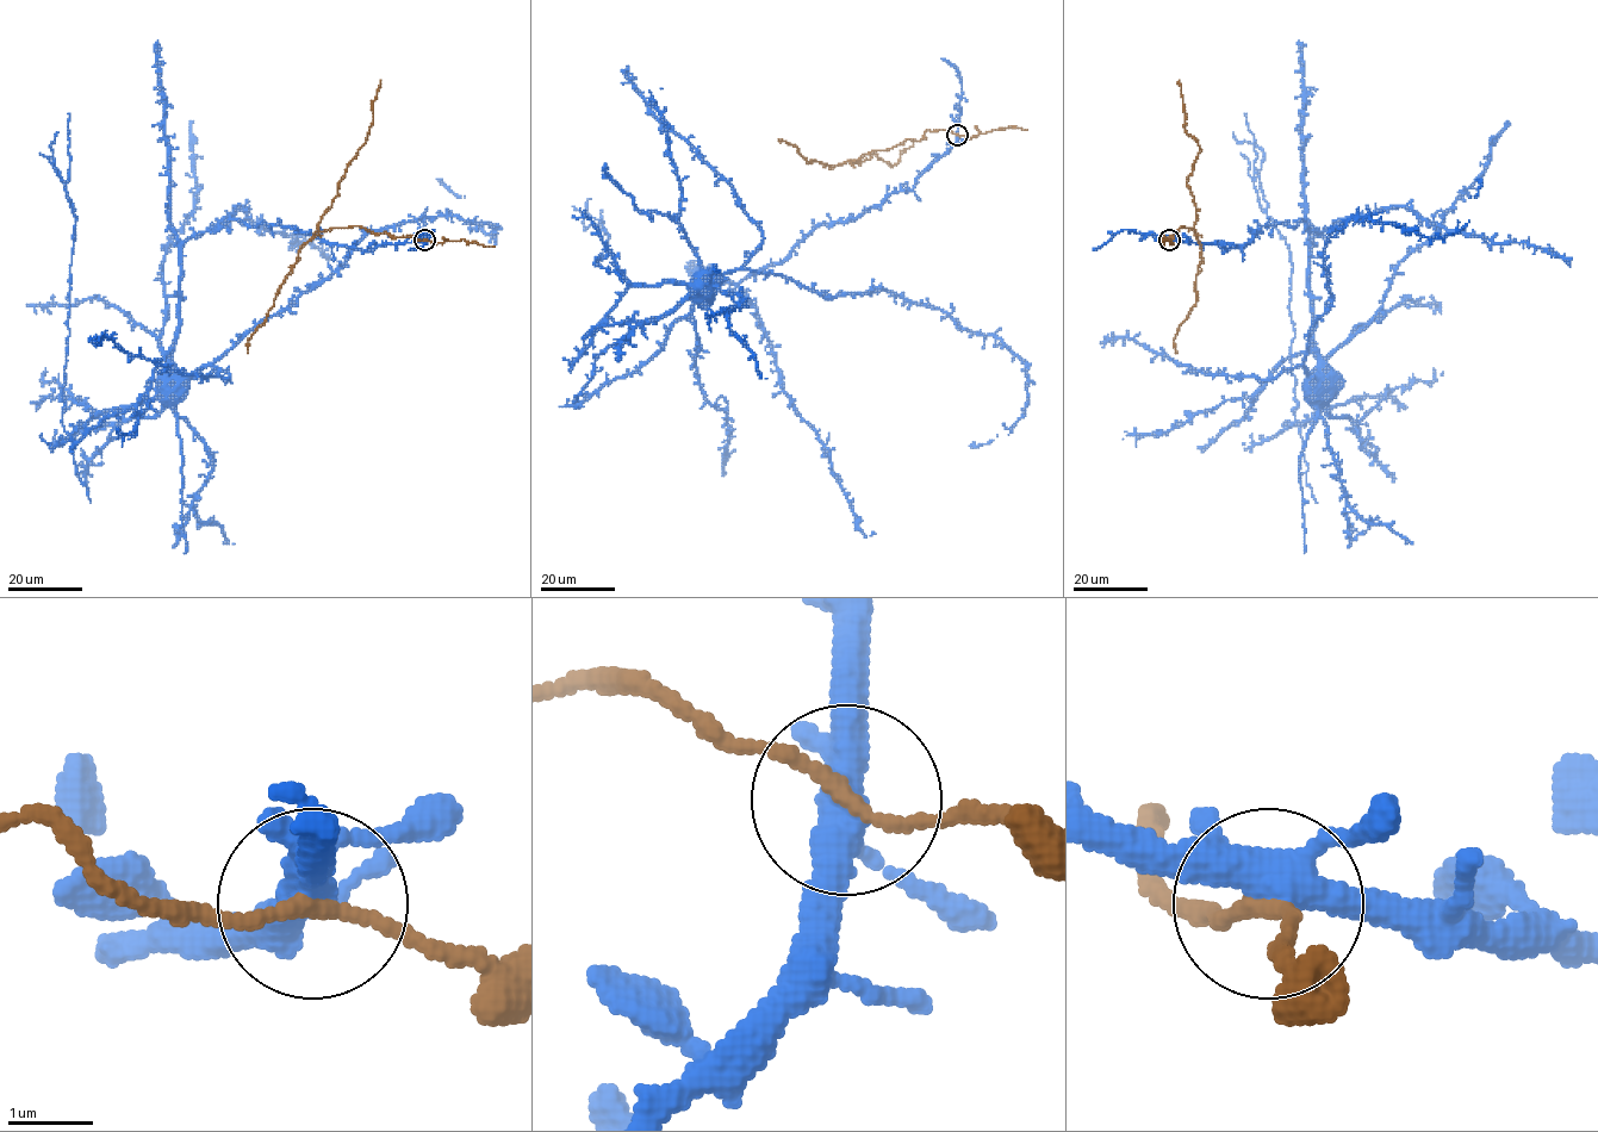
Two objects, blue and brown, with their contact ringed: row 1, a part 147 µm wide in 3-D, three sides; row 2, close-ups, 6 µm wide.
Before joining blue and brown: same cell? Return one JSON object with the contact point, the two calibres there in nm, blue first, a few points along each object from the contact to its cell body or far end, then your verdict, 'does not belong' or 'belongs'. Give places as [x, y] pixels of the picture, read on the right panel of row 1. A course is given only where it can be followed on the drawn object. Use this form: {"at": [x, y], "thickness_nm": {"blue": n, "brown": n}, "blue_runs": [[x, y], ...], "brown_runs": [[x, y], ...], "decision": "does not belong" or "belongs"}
{"at": [1169, 240], "thickness_nm": {"blue": 360, "brown": 170}, "blue_runs": [[1169, 240], [1226, 250], [1249, 244], [1258, 226], [1301, 219], [1318, 232], [1310, 252], [1318, 360], [1311, 397]], "brown_runs": [[1169, 240], [1164, 235], [1183, 226], [1195, 231], [1197, 217], [1187, 180], [1200, 147], [1185, 130], [1179, 80]], "decision": "belongs"}

